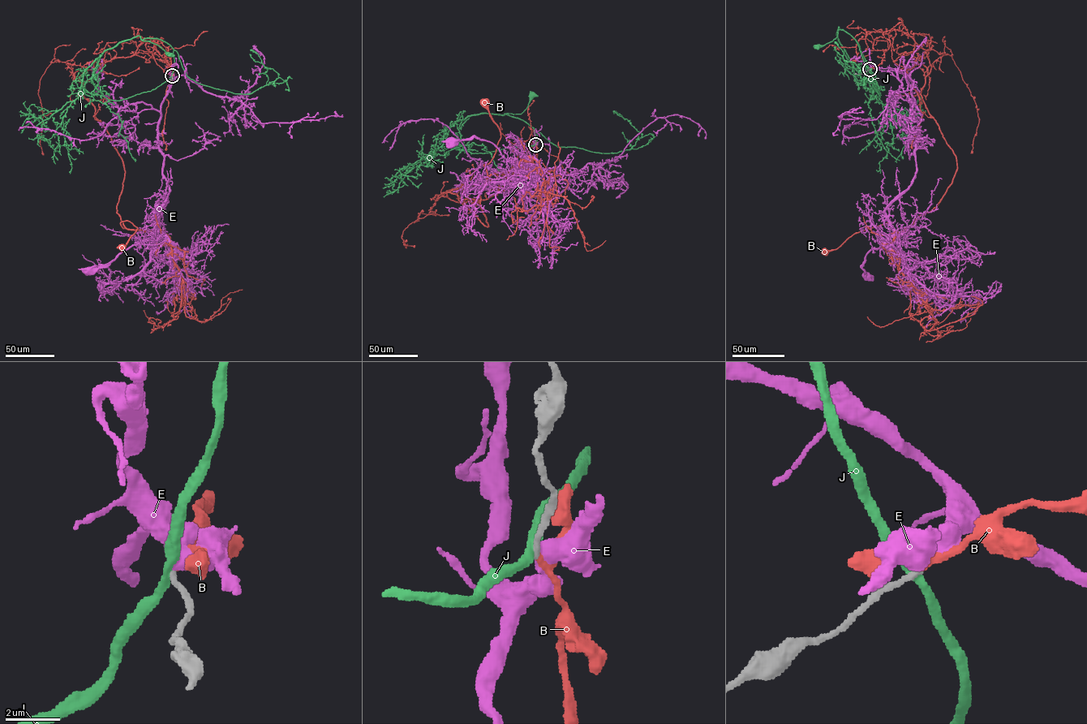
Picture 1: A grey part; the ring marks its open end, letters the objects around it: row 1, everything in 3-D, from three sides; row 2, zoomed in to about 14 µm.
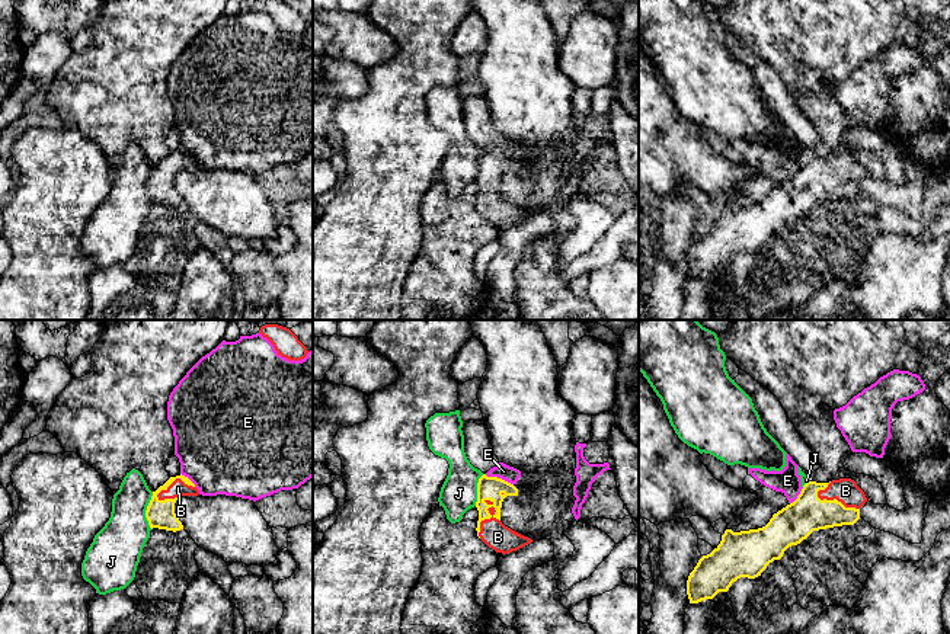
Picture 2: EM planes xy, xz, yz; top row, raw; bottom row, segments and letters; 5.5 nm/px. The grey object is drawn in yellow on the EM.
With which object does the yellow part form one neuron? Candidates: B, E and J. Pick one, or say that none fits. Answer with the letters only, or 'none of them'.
B

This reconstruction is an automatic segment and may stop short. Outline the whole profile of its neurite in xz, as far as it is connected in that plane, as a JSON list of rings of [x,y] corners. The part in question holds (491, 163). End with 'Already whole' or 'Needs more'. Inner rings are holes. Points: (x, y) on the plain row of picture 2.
[[[483,148],[477,157],[477,211],[496,227],[508,228],[532,217],[500,196],[500,182],[506,170],[518,170],[518,163],[498,151]]]. Needs more

